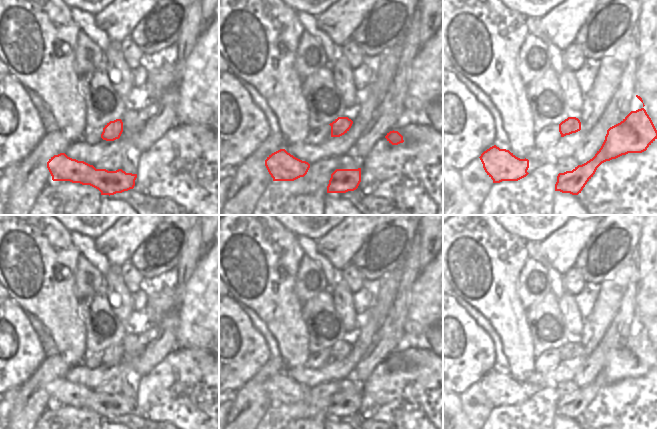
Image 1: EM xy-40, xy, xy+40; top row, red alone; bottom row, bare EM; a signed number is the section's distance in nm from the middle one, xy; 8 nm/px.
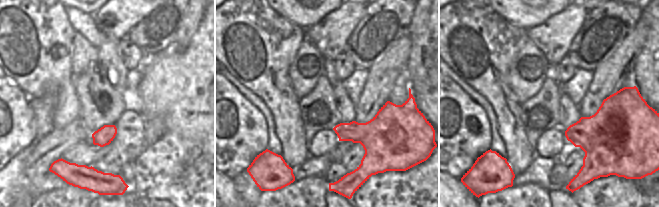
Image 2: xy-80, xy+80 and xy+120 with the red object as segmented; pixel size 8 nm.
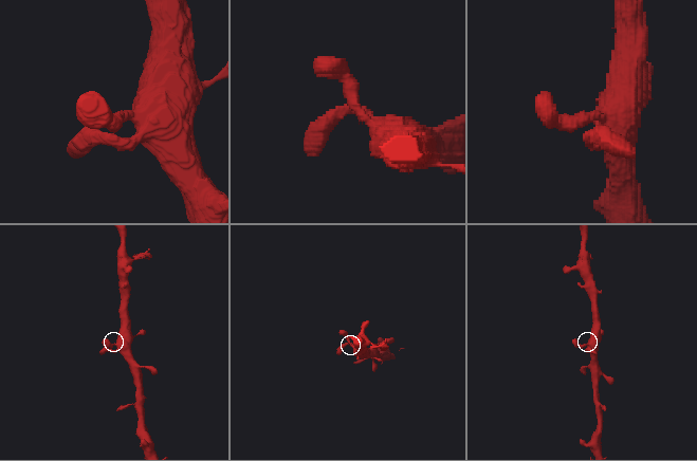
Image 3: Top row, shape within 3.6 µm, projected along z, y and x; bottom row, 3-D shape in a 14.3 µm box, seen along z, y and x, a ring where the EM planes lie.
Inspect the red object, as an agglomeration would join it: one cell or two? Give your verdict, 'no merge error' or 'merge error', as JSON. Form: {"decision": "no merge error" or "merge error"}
{"decision": "no merge error"}

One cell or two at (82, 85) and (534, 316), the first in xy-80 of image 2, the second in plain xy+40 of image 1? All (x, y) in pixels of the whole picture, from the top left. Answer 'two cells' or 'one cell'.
one cell

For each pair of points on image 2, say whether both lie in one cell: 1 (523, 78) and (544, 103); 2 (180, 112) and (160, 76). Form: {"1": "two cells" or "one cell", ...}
{"1": "two cells", "2": "one cell"}

